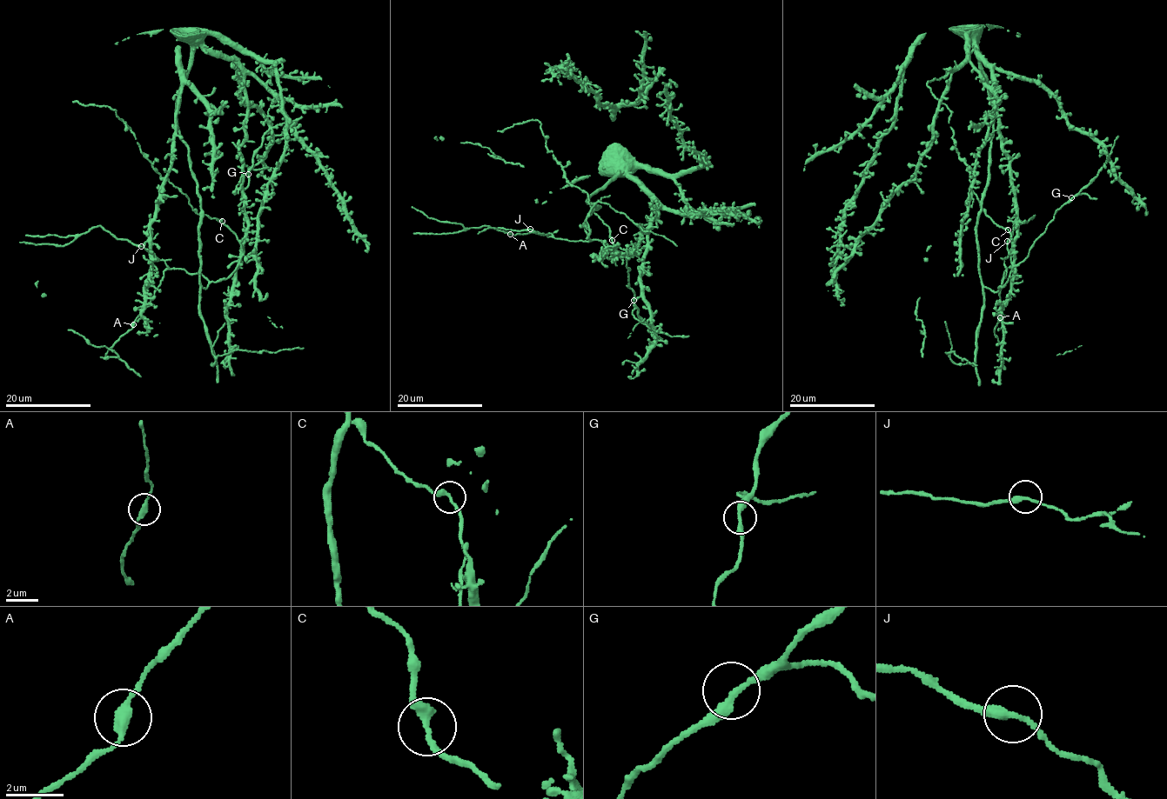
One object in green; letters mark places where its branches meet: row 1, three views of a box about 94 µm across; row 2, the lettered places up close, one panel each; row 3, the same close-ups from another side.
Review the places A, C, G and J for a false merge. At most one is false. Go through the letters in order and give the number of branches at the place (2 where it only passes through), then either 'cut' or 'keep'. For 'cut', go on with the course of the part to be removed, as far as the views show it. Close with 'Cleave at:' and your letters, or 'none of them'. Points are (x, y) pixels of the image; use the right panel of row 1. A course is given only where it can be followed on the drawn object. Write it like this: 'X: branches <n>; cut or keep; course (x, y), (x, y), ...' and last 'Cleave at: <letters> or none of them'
A: branches 2; keep
C: branches 2; keep
G: branches 2; keep
J: branches 2; keep
Cleave at: none of them

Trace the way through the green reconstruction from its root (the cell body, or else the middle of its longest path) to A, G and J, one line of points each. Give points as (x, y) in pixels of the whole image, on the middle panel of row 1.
A: (589, 203), (596, 209), (599, 207), (586, 219), (588, 242), (533, 232), (510, 234)
G: (589, 203), (596, 209), (599, 207), (587, 216), (586, 236), (622, 253), (633, 300)
J: (589, 203), (596, 209), (599, 207), (586, 219), (590, 241), (557, 239), (530, 229)

